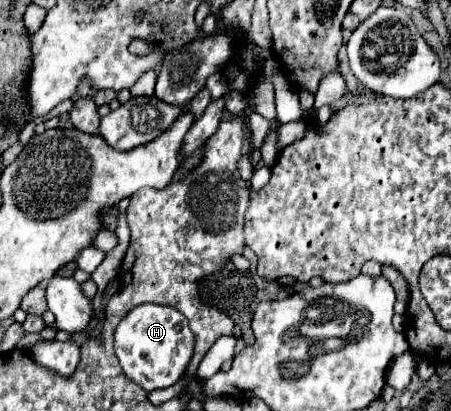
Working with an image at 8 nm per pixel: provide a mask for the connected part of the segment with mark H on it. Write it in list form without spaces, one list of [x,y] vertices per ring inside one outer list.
[[[158,303],[136,305],[114,331],[114,355],[120,361],[120,367],[124,375],[144,391],[164,389],[178,383],[190,365],[192,353],[194,333],[186,317],[174,307]]]

